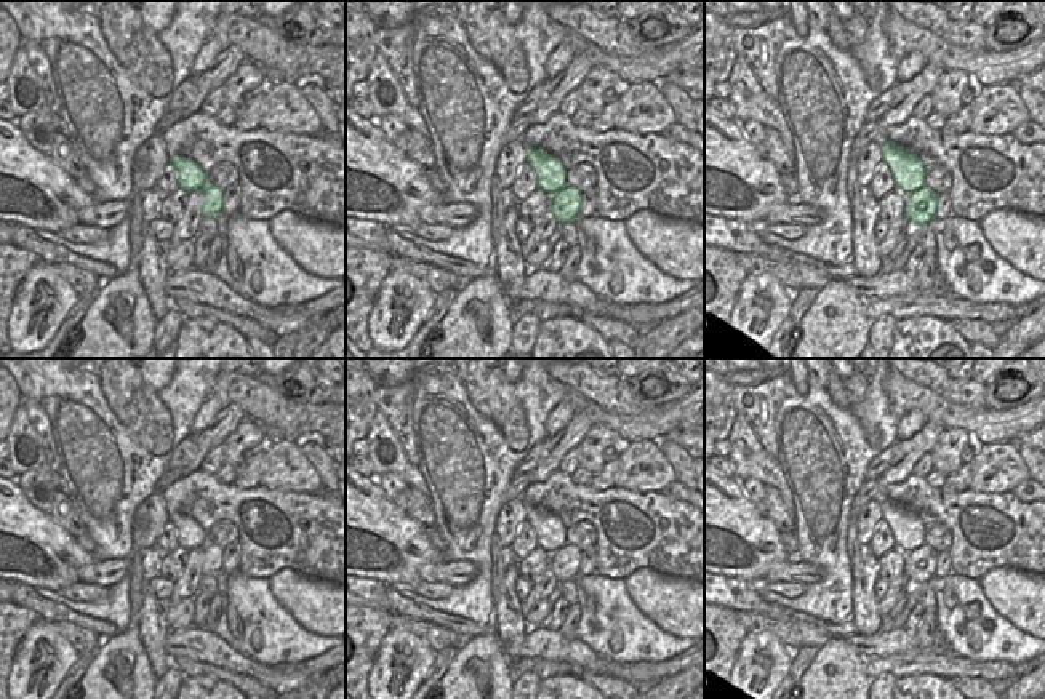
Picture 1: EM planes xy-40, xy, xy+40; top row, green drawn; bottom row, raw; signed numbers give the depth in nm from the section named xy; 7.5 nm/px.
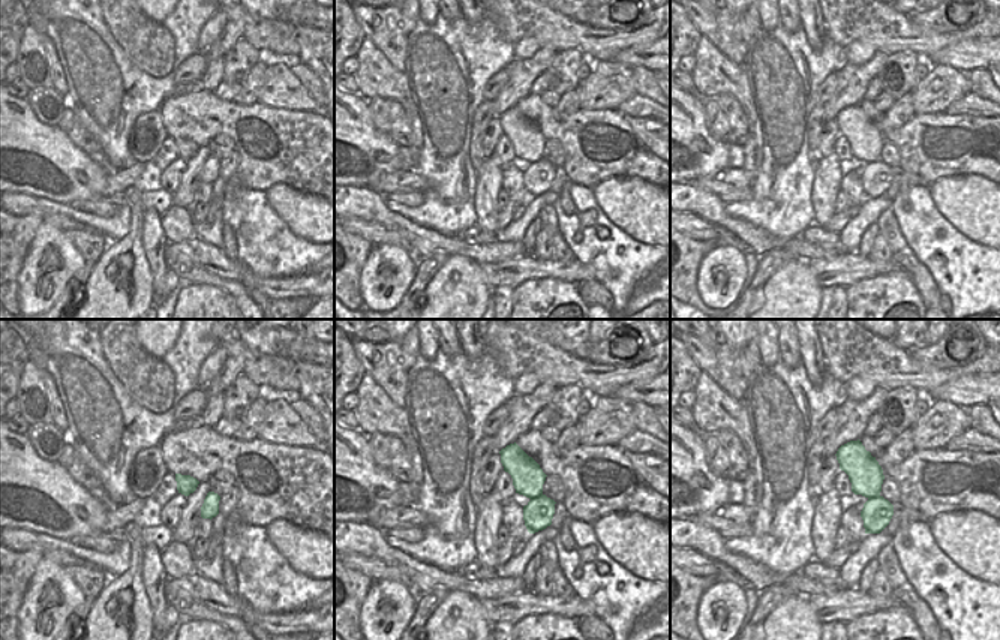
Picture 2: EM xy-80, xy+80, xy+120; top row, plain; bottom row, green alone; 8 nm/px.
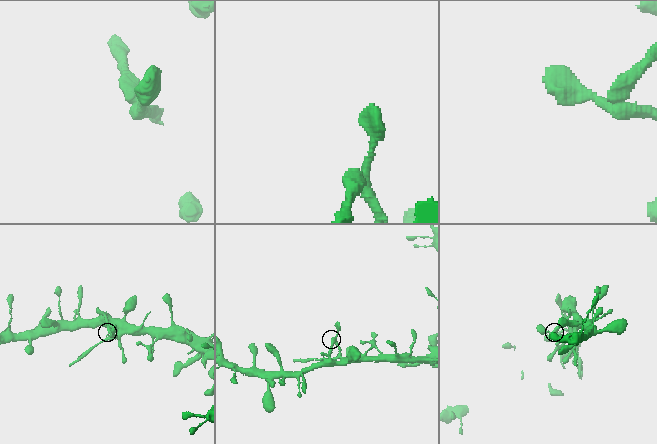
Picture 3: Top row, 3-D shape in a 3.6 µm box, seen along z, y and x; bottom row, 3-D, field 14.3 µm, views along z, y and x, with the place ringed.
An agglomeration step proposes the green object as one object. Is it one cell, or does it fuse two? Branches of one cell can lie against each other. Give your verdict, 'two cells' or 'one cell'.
two cells

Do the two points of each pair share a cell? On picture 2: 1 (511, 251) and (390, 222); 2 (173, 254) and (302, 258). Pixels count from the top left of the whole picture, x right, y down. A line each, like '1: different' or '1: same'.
1: same
2: different

